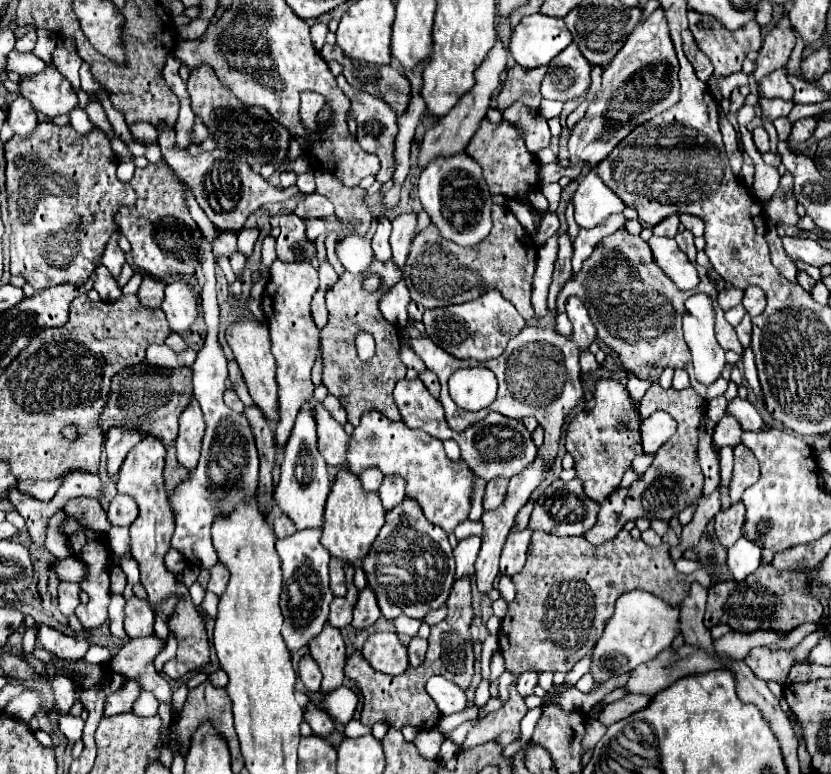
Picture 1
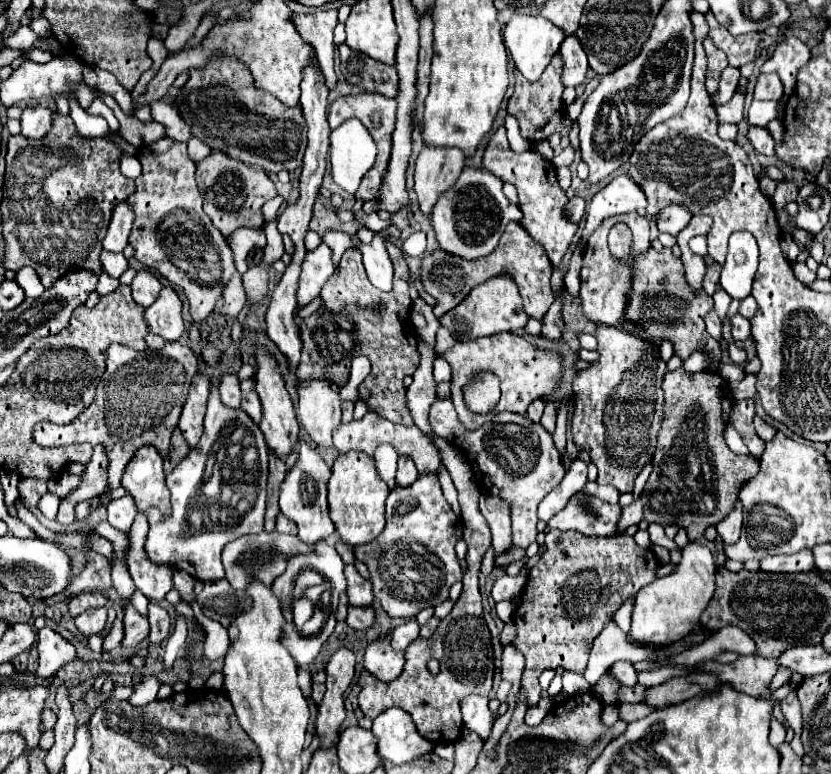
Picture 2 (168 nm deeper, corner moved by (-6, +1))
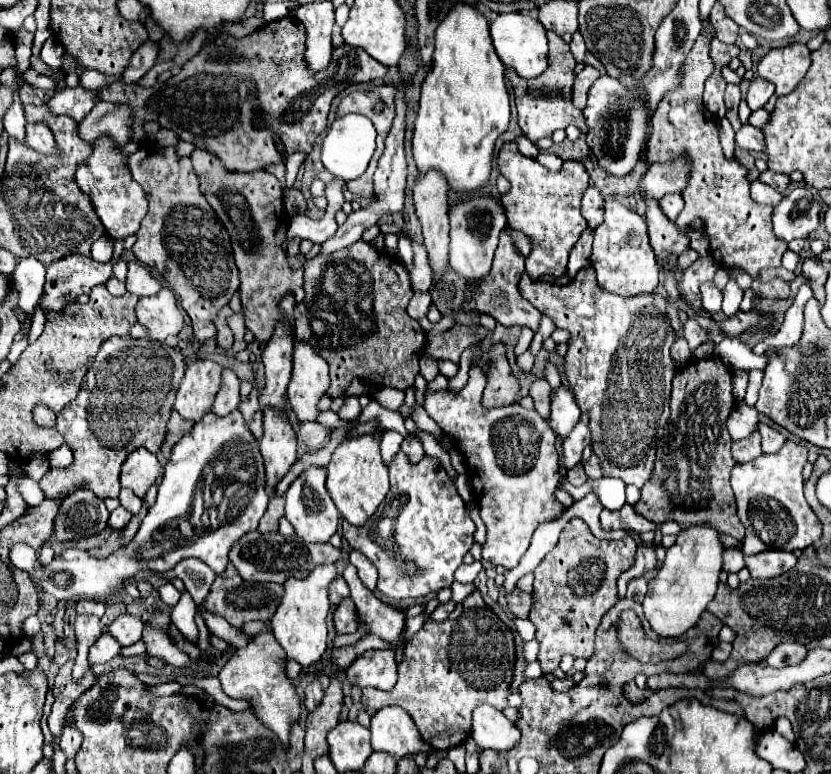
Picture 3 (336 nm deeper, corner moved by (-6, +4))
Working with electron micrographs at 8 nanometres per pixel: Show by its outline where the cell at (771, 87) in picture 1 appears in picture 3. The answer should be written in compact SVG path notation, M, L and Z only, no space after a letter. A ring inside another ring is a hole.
M756 76L756 78L752 80L752 84L750 84L750 88L748 88L746 102L748 102L750 110L758 110L758 108L762 108L762 106L768 102L768 98L770 98L772 94L774 94L774 84L770 84L770 82L766 82L764 78Z

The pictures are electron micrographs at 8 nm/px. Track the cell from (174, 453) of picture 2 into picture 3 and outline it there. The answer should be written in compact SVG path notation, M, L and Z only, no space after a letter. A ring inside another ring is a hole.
M172 410L172 416L170 416L167 425L166 438L164 438L161 453L166 460L169 460L172 444L176 444L176 442L182 438L182 434L186 434L186 432L190 430L190 426L194 426L194 422L184 420L182 416L178 416L178 412Z

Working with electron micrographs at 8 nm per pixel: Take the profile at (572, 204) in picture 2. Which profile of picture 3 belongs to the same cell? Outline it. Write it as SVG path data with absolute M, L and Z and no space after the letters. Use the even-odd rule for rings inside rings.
M590 186L582 196L582 214L586 220L596 220L596 228L602 224L604 198L596 186Z

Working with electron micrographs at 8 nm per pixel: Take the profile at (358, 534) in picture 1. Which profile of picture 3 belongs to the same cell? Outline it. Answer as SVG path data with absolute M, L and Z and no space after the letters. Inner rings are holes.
M362 434L344 440L332 454L328 464L326 488L340 510L342 518L354 526L366 524L366 520L376 512L388 492L388 468L380 456L380 440L372 434Z

